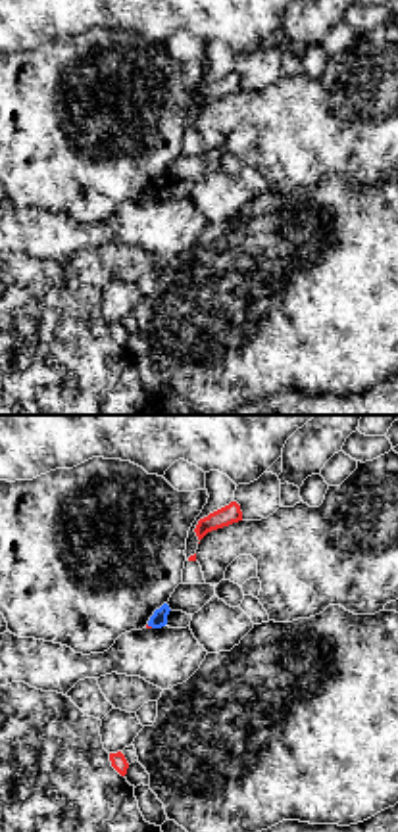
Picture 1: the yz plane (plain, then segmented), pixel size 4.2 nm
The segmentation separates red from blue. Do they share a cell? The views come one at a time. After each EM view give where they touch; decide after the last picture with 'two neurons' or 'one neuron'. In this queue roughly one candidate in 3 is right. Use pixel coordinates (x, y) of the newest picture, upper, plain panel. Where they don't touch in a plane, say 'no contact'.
meets red at (150, 196)

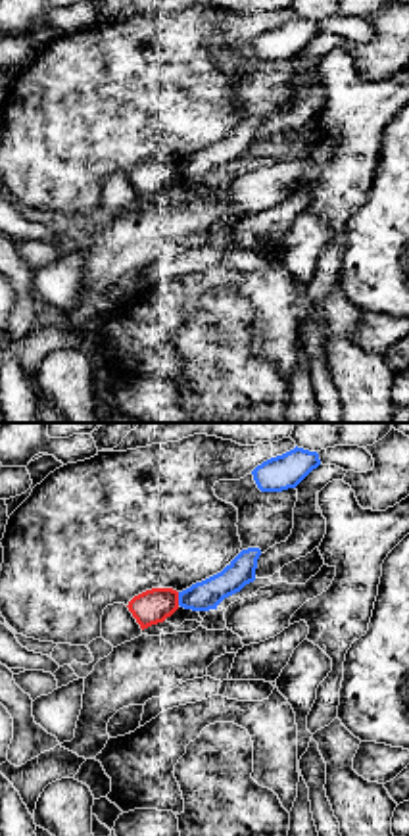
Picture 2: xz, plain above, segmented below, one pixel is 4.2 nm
meets red at (177, 168)

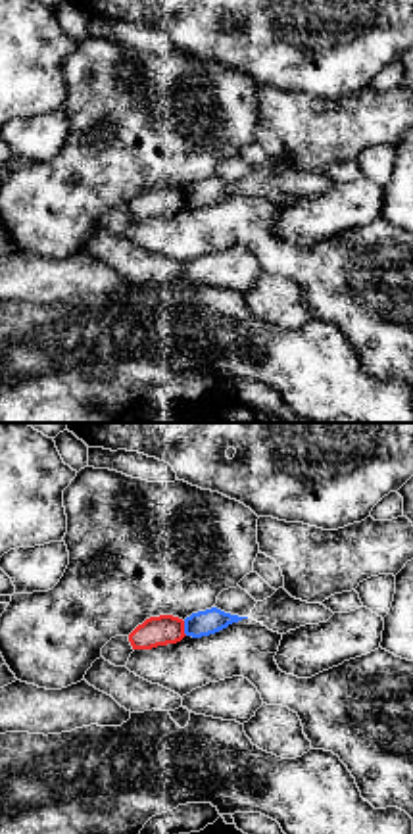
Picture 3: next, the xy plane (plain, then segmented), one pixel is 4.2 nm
meets red at (183, 198)

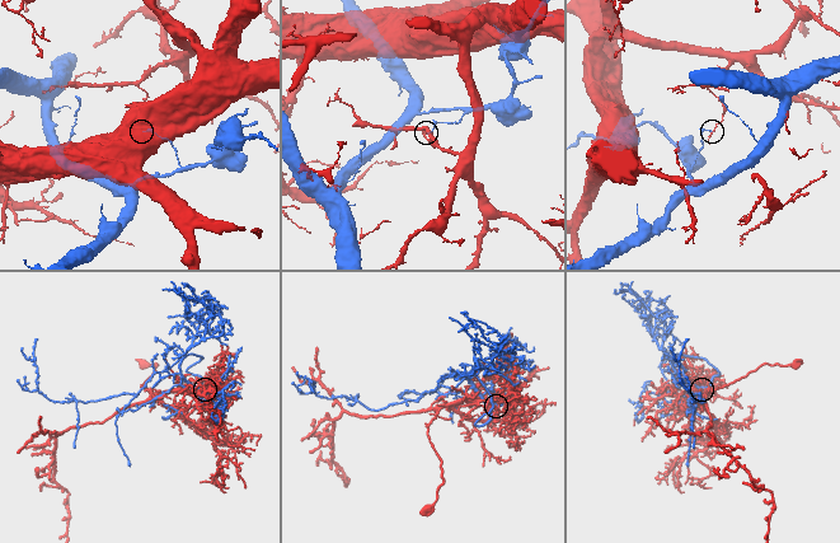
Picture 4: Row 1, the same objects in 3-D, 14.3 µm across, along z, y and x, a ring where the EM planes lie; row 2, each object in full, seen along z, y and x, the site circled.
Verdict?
two neurons

